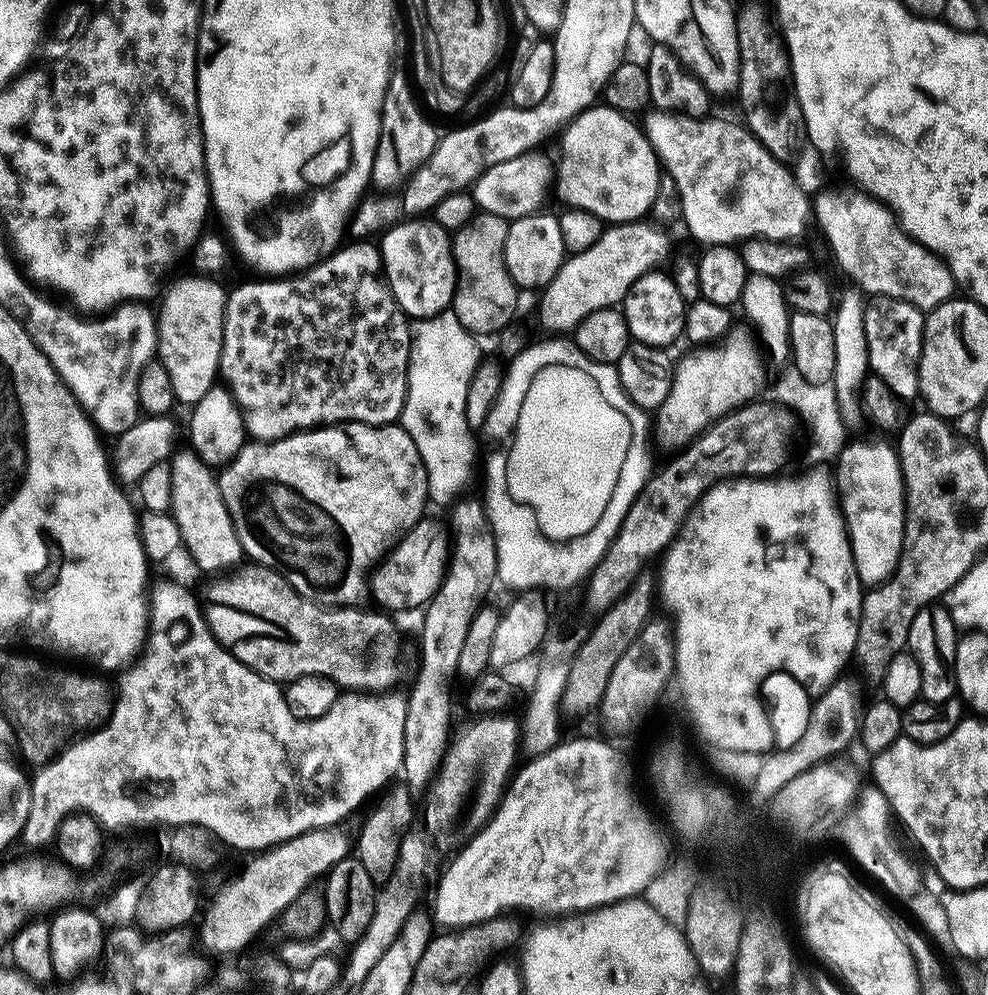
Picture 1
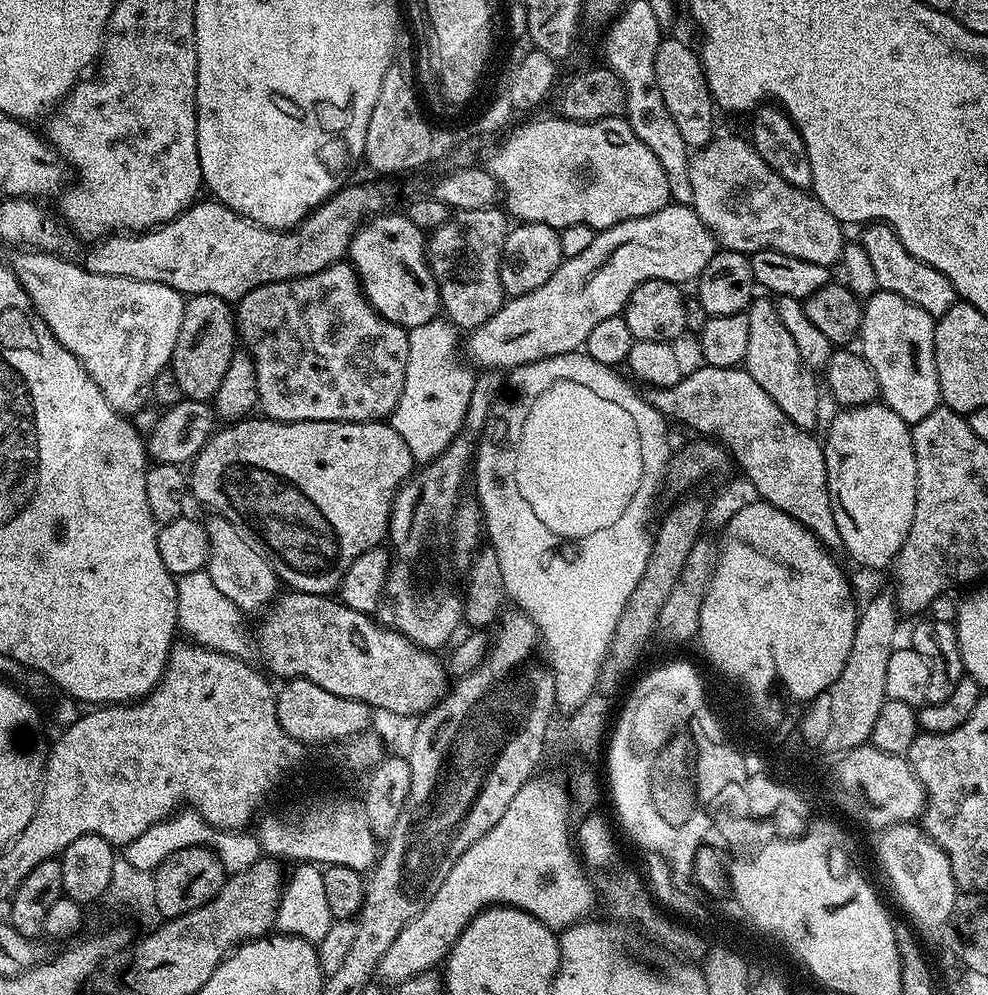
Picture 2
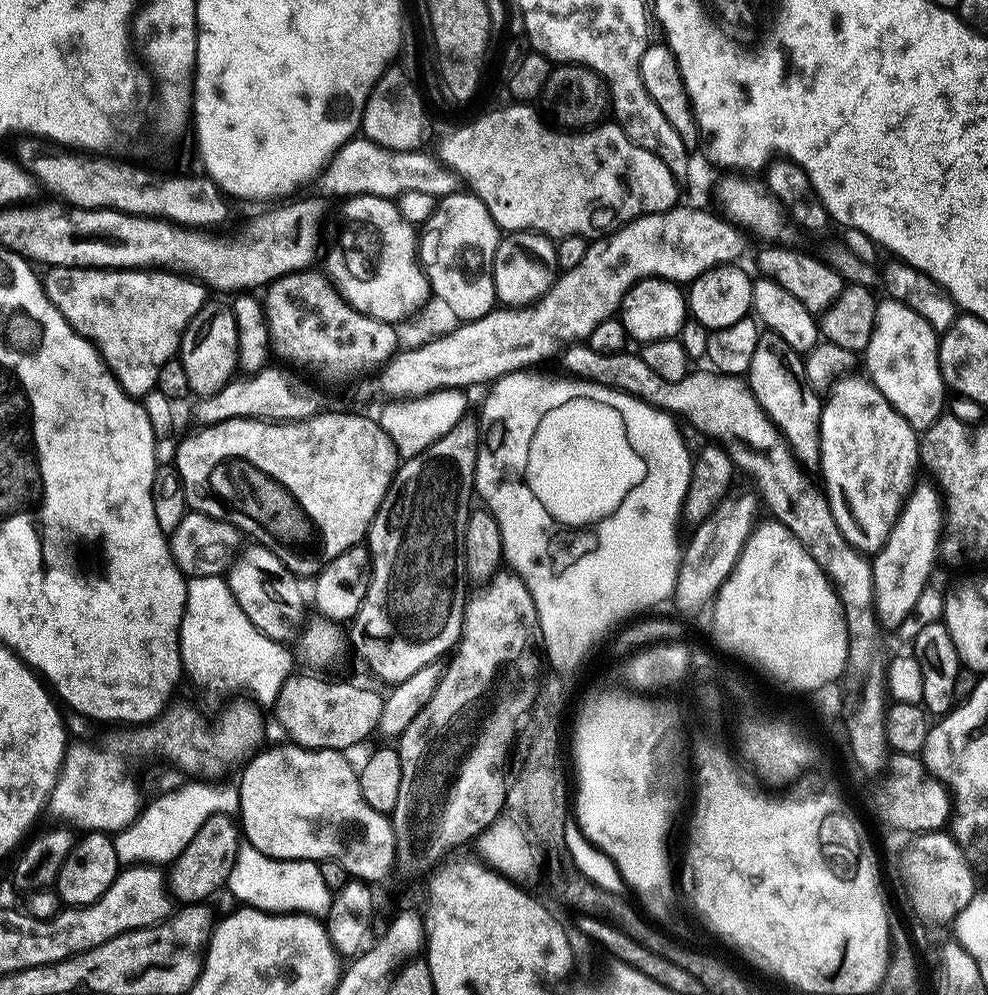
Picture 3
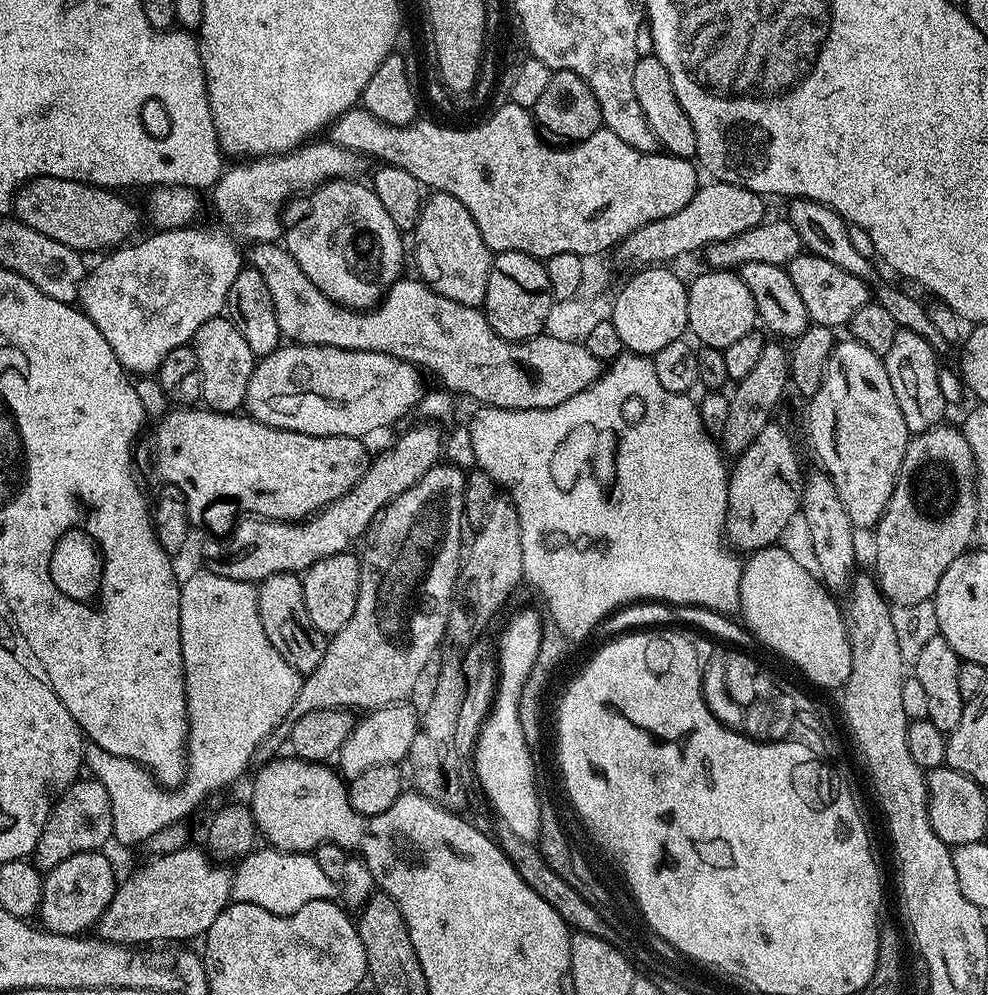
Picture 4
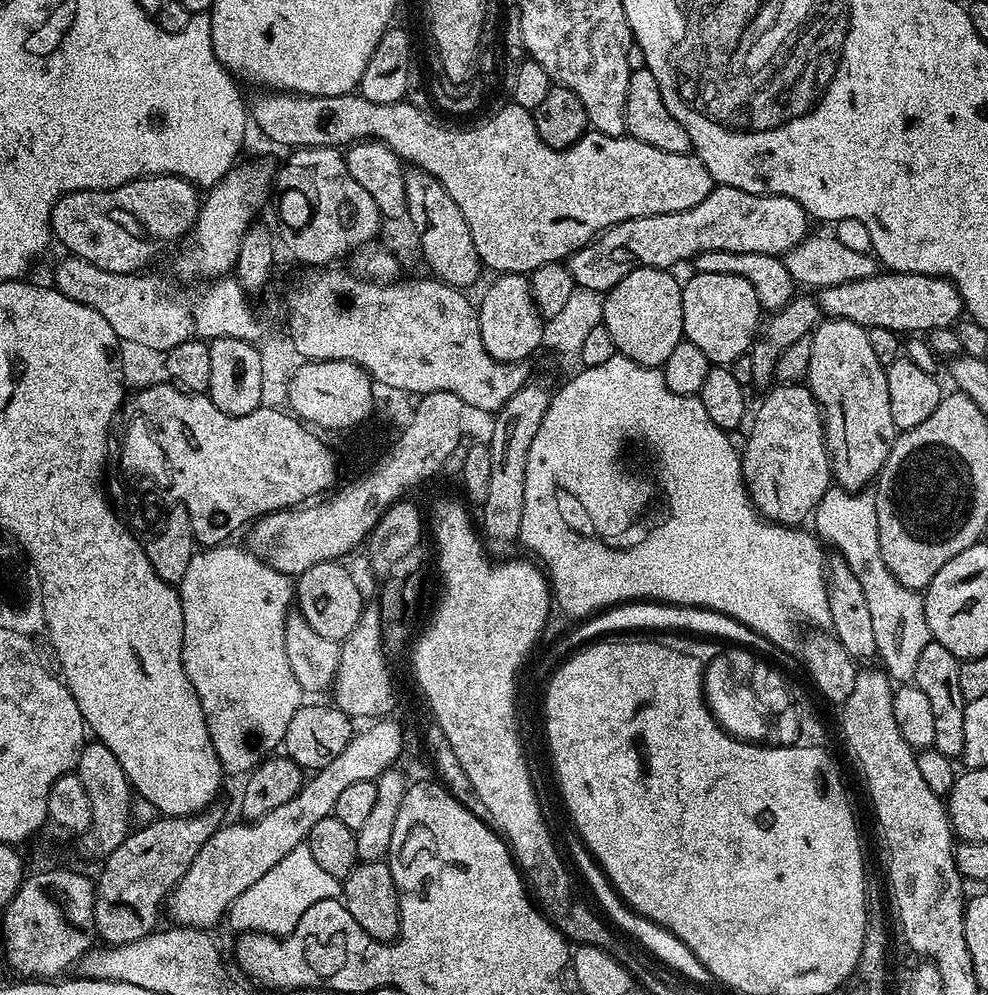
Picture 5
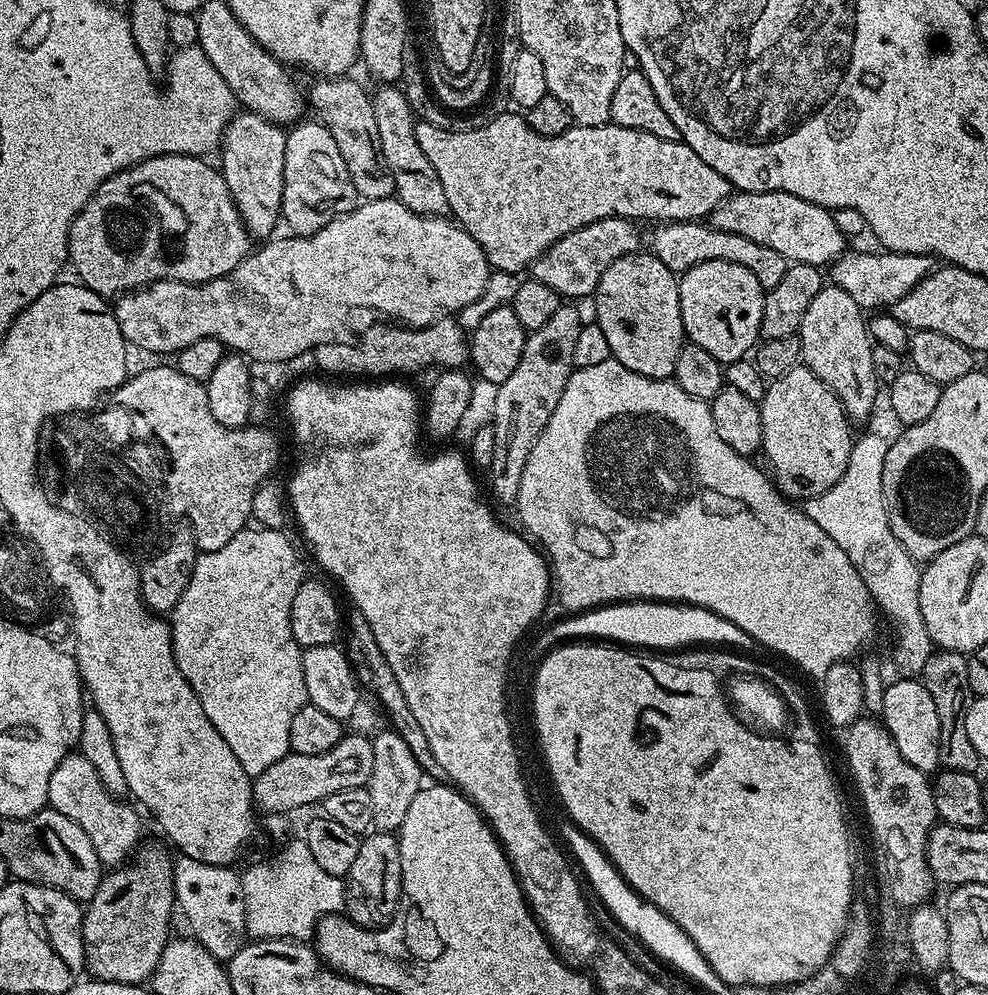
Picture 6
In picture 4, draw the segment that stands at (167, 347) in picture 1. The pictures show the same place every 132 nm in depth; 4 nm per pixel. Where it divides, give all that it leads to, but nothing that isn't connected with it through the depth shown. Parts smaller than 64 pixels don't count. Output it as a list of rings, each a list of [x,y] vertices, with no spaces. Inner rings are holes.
[[[221,314],[210,318],[210,322],[198,329],[194,347],[198,354],[198,364],[202,366],[203,403],[211,411],[236,414],[245,407],[247,390],[258,357],[250,350],[250,342],[246,342],[243,327],[235,319],[227,320],[226,317],[227,315]]]

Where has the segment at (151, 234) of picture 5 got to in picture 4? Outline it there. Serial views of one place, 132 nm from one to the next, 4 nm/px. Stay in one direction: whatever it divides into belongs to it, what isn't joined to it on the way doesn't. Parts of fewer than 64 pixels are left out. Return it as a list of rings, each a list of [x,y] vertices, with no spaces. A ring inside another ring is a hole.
[[[40,176],[28,181],[17,192],[14,216],[26,226],[46,234],[46,238],[54,238],[54,242],[62,242],[75,252],[89,254],[99,248],[115,250],[137,235],[136,227],[140,224],[139,210],[120,196],[123,195],[119,191],[98,188],[94,184]]]

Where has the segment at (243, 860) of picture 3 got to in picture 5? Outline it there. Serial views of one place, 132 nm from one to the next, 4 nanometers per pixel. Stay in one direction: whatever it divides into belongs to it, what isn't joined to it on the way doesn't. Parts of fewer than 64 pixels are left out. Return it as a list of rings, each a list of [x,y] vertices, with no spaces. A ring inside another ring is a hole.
[[[302,843],[294,846],[294,850],[290,850],[290,854],[286,854],[286,858],[282,858],[282,862],[277,862],[263,878],[258,878],[258,882],[254,886],[250,886],[250,890],[246,890],[246,894],[238,894],[238,898],[228,910],[226,920],[227,923],[232,923],[239,933],[261,932],[283,938],[292,933],[294,926],[298,926],[302,914],[306,914],[306,910],[310,910],[310,906],[314,906],[314,902],[335,900],[341,895],[341,892],[341,881],[331,874],[326,874],[326,871],[318,866],[307,843]]]

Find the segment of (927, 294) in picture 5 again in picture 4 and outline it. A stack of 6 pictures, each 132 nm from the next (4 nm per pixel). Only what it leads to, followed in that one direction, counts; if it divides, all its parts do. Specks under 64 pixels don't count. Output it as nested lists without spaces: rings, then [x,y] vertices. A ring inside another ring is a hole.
[[[801,254],[786,266],[786,271],[790,282],[794,282],[794,290],[798,290],[802,297],[812,324],[839,329],[839,324],[840,327],[847,325],[854,314],[858,314],[858,310],[862,310],[870,302],[870,288],[864,285],[863,275],[848,273],[824,257]]]

